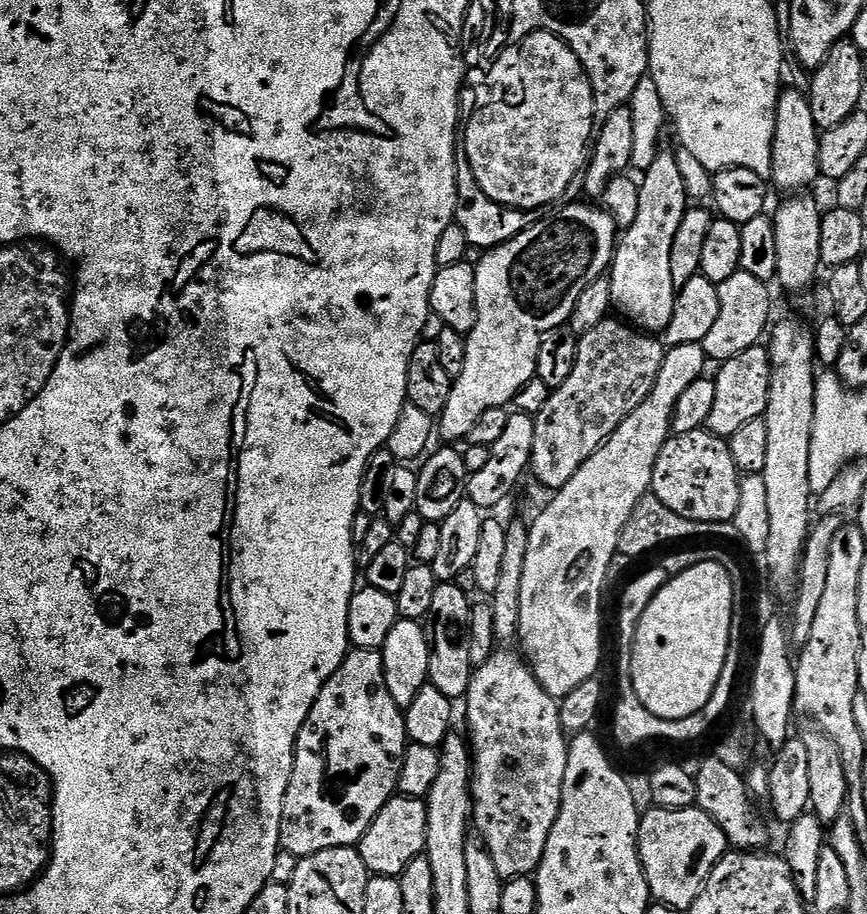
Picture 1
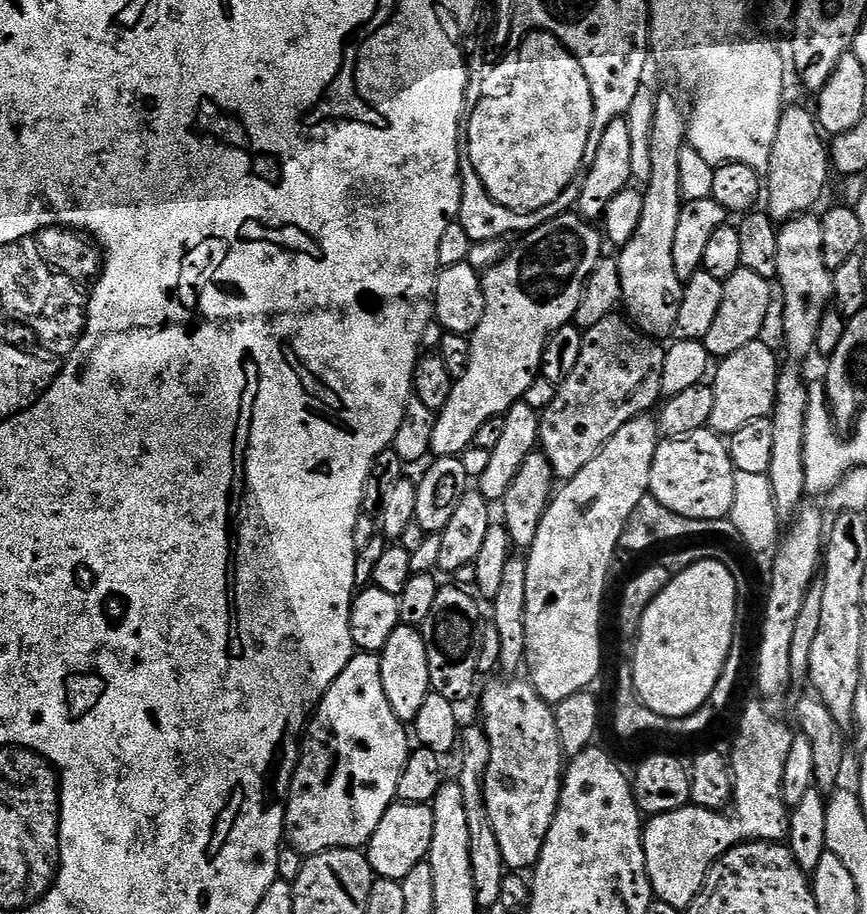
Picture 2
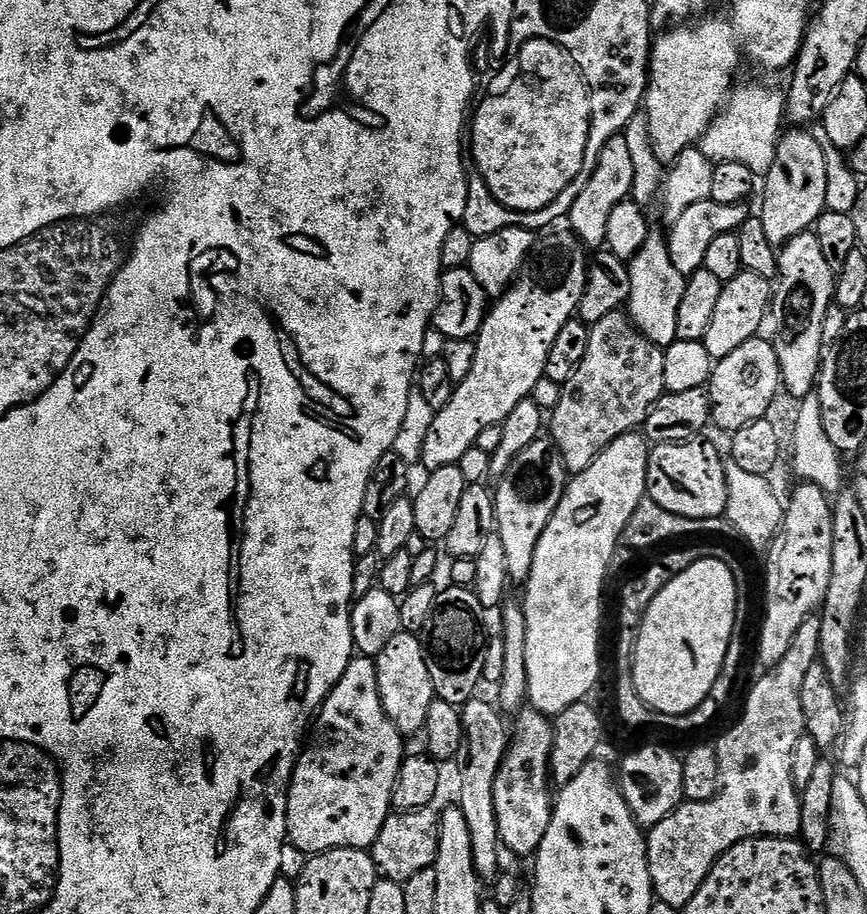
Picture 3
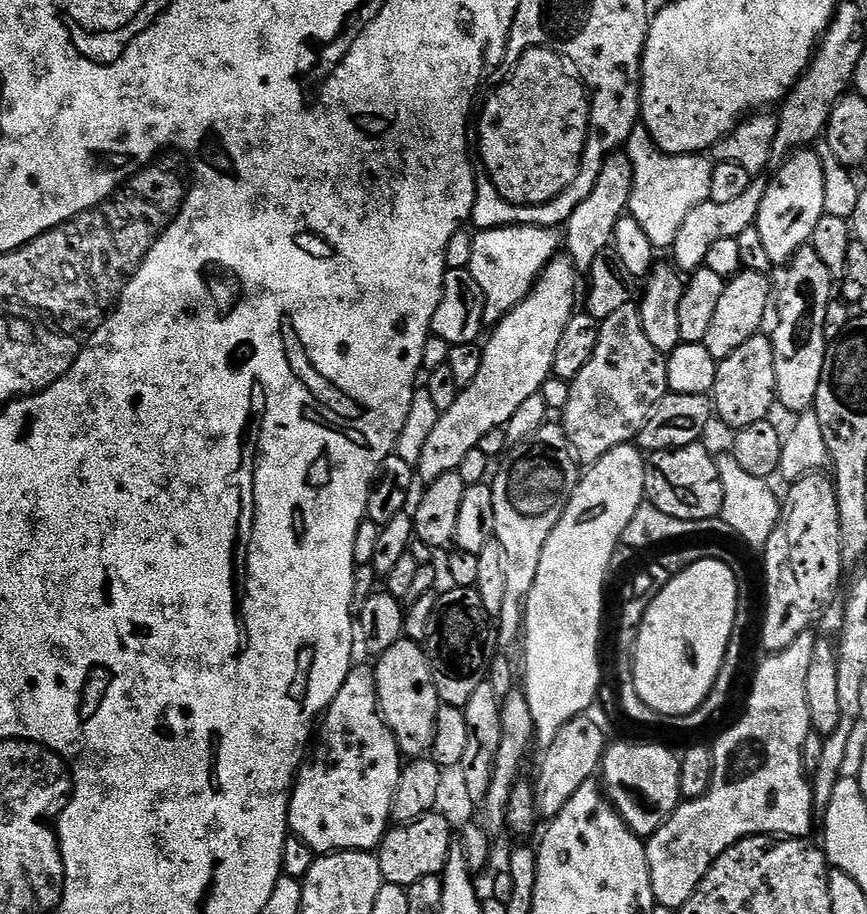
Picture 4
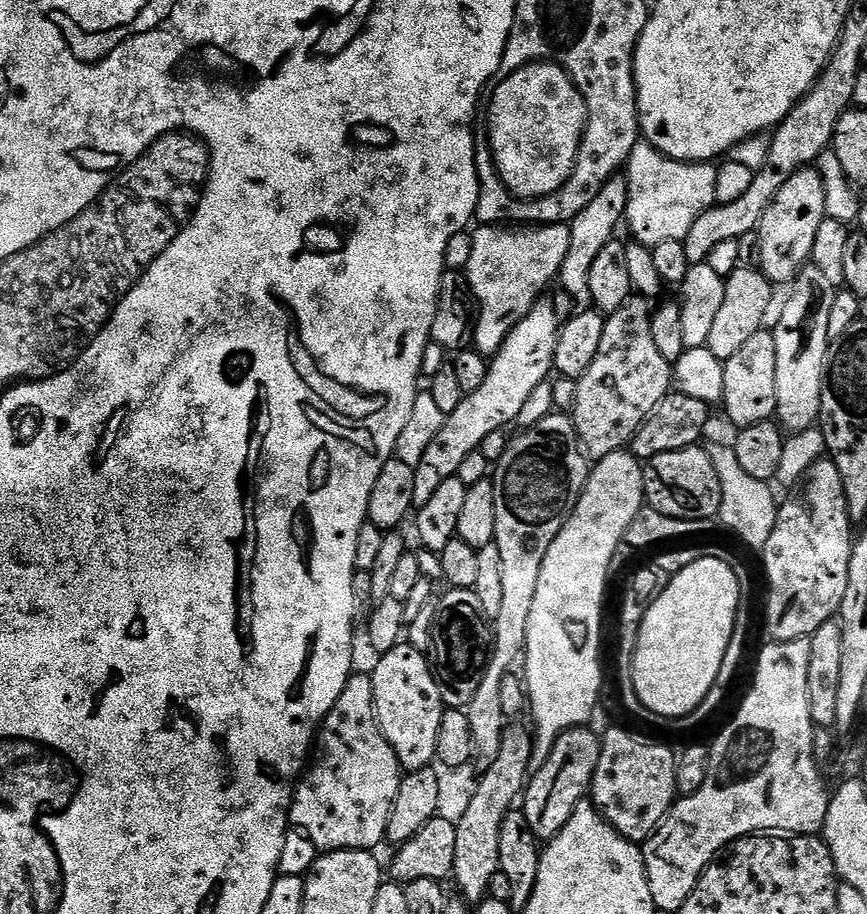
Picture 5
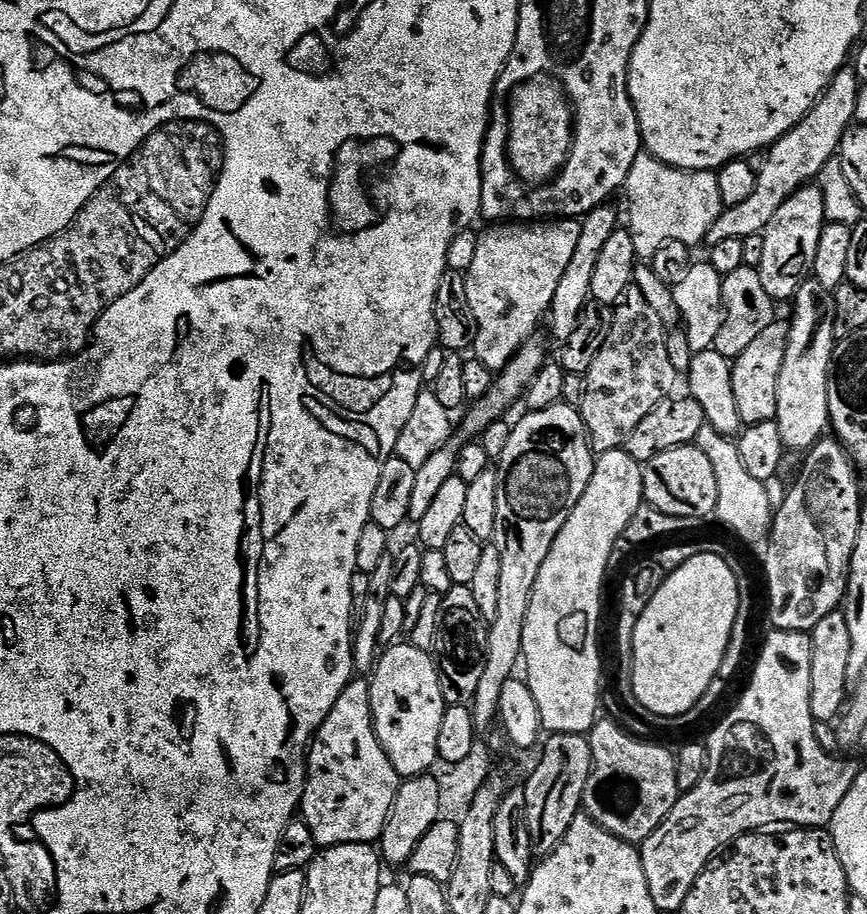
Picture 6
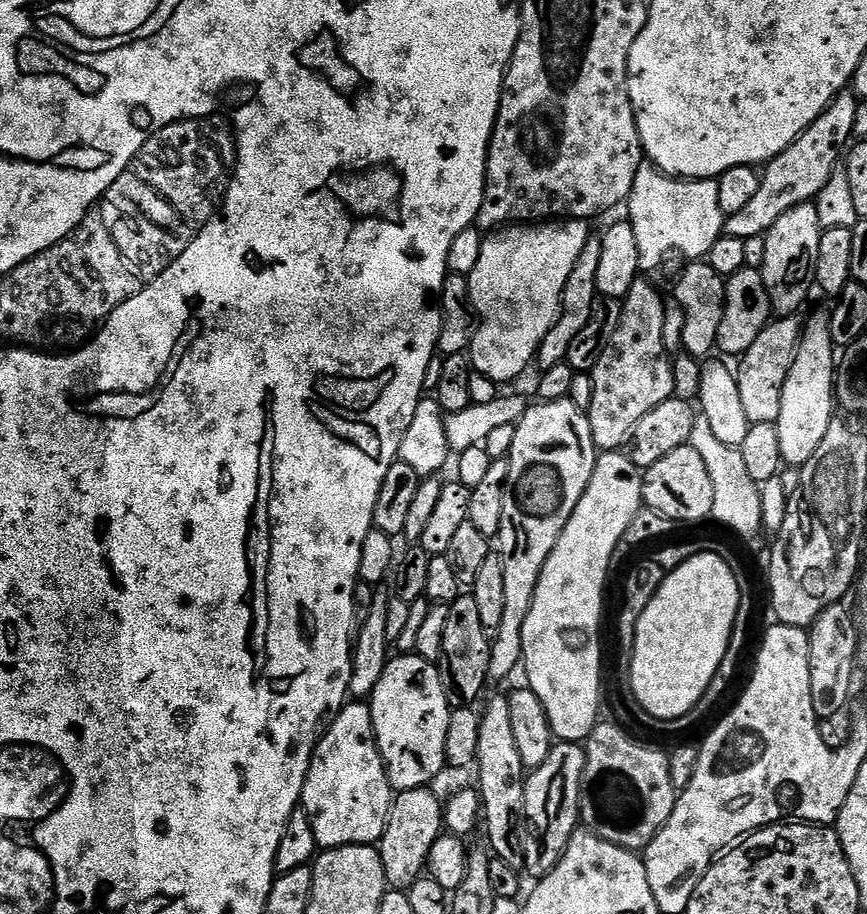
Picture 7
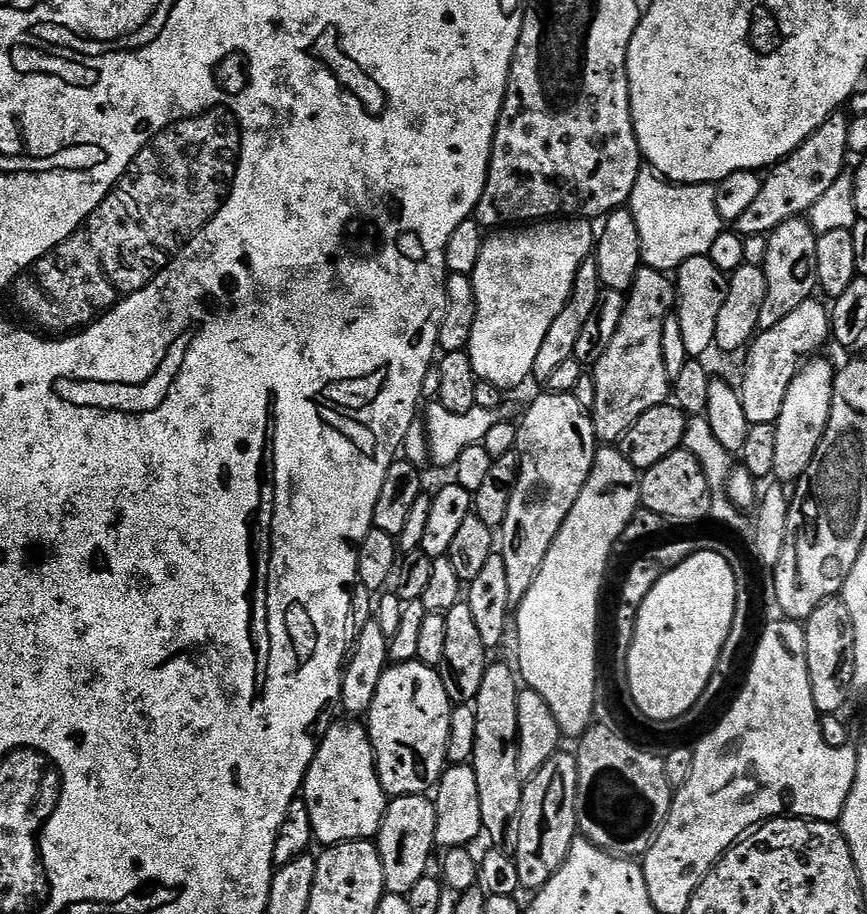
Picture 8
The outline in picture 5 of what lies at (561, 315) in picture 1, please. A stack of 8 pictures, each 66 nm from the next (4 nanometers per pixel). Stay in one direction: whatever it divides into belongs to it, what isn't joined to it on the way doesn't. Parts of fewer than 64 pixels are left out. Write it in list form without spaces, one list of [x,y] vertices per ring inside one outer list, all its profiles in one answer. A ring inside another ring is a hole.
[[[544,303],[535,304],[530,314],[526,314],[526,318],[522,318],[522,322],[518,322],[518,326],[510,330],[506,342],[502,342],[496,355],[491,357],[486,382],[482,382],[482,387],[474,390],[474,394],[465,396],[458,410],[447,413],[447,420],[437,437],[427,447],[422,460],[415,467],[414,505],[417,509],[430,502],[434,490],[438,490],[442,482],[455,476],[466,454],[477,451],[488,434],[507,429],[508,423],[511,425],[515,422],[518,410],[526,406],[526,398],[530,398],[535,388],[553,375],[554,350],[560,337],[562,320],[561,317],[556,317],[554,305]]]

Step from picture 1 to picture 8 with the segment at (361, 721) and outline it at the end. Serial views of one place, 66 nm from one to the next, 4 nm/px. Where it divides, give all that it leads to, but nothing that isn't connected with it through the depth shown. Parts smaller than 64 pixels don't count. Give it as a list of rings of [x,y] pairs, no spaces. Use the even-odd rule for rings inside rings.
[[[344,718],[328,728],[328,733],[319,737],[316,753],[308,767],[304,779],[302,799],[310,814],[312,835],[321,845],[345,844],[351,840],[372,840],[382,826],[384,811],[390,799],[376,773],[376,755],[372,749],[372,739],[363,723],[352,718]]]

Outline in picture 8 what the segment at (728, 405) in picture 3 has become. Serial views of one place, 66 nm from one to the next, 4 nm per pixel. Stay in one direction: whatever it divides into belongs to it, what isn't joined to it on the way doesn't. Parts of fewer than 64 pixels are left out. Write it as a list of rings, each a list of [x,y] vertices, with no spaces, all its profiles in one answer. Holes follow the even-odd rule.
[[[809,298],[798,306],[798,310],[790,310],[778,326],[760,332],[749,343],[746,349],[748,361],[744,364],[744,377],[738,383],[742,410],[746,410],[749,425],[775,424],[782,414],[782,402],[786,402],[786,390],[796,377],[802,365],[809,358],[815,357],[816,352],[824,343],[830,340],[830,312],[816,301]]]

